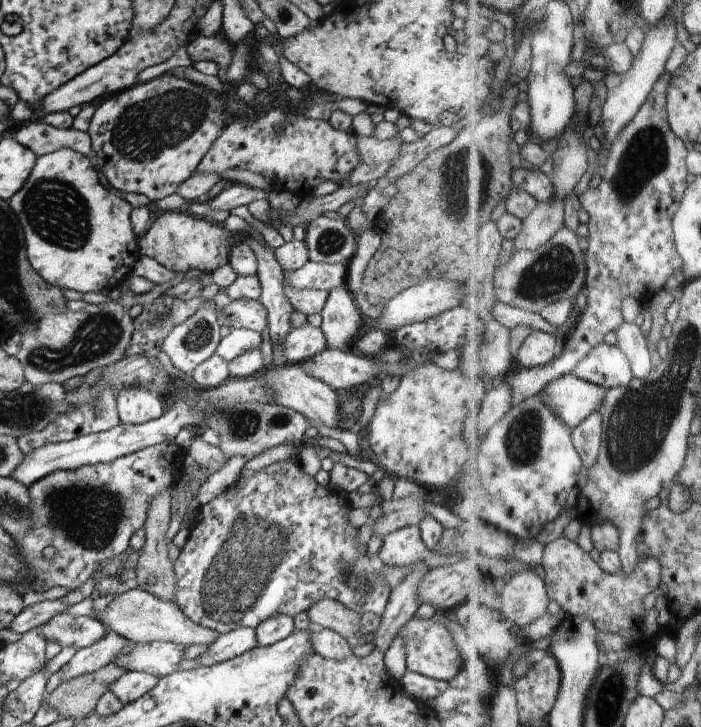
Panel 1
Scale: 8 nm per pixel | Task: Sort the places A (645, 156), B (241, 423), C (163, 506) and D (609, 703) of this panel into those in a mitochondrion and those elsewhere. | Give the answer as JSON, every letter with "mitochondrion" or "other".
{"A":"mitochondrion","B":"mitochondrion","C":"other","D":"mitochondrion"}

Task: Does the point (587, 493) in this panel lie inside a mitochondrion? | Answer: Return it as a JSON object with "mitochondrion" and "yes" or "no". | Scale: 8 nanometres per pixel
{"mitochondrion":"no"}

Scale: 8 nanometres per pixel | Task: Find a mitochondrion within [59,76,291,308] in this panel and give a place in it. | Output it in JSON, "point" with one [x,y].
{"point":[144,131]}

